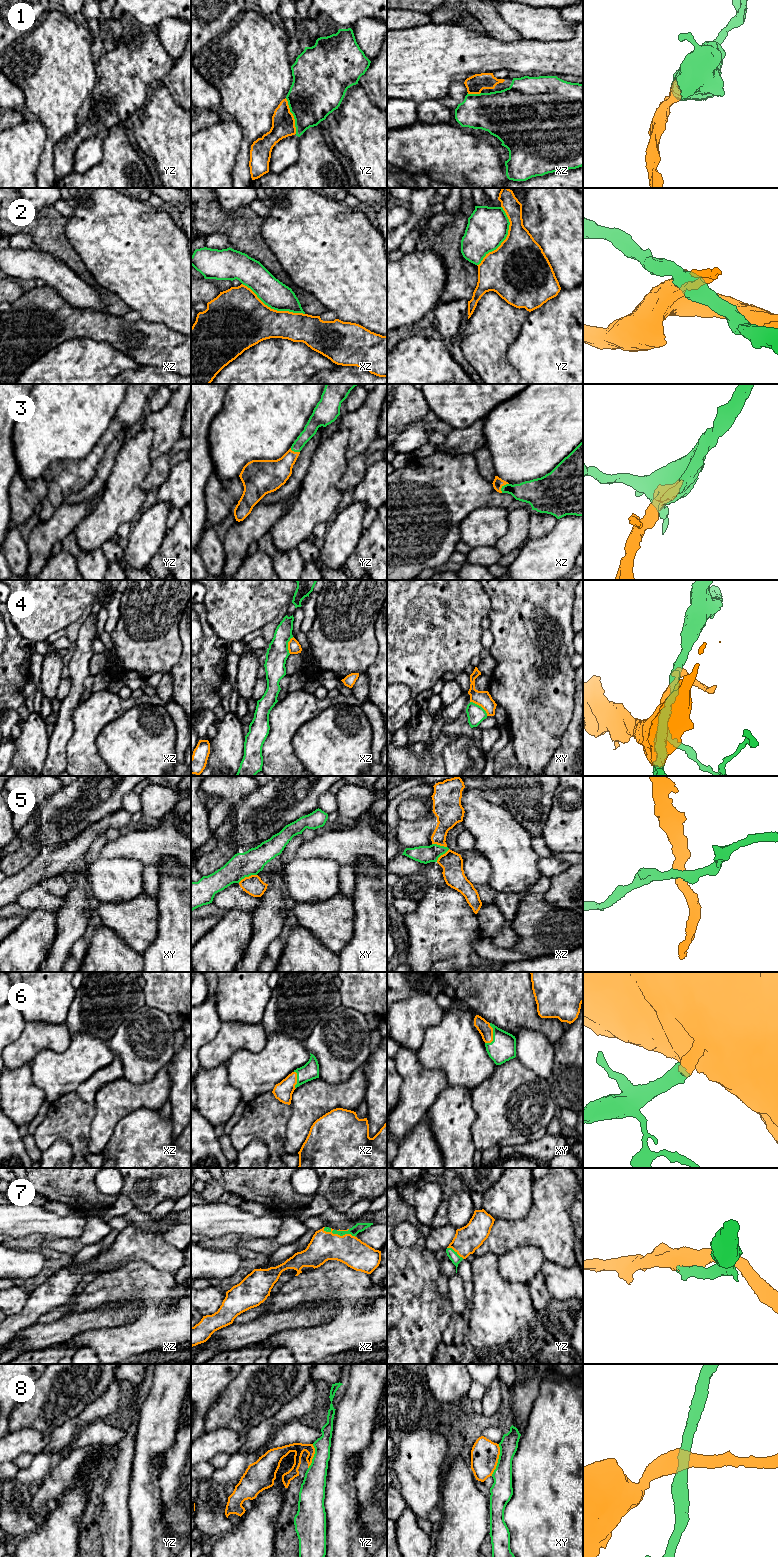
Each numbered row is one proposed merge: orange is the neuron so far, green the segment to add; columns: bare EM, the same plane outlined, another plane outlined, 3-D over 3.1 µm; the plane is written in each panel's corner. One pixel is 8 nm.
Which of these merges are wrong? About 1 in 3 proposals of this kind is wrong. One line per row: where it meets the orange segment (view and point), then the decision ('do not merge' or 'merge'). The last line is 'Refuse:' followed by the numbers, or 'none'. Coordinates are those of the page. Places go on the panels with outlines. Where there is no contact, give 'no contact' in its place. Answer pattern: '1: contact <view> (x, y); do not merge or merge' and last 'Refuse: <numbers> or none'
1: contact yz (293, 116); merge
2: contact yz (506, 237); do not merge
3: contact xz (501, 487); merge
4: contact xy (480, 705); do not merge
5: contact xy (247, 877); do not merge
6: contact xy (492, 1035); merge
7: contact xz (339, 1235); merge
8: contact xy (497, 1460); do not merge
Refuse: 2, 4, 5, 8

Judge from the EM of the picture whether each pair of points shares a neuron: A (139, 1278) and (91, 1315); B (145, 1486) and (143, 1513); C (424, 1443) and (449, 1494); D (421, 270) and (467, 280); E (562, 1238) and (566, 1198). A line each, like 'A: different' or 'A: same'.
A: different
B: same
C: different
D: different
E: same

